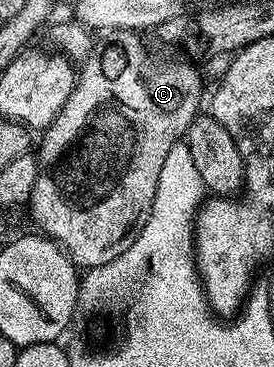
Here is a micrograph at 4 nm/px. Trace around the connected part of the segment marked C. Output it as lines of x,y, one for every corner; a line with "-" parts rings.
119,31
112,36
113,39
105,48
94,50
88,59
80,64
79,74
76,76
71,97
63,105
63,109
51,121
51,125
44,128
41,139
41,151
39,150
39,167
35,189
31,189
31,197
27,204
29,215
38,232
55,240
69,255
69,258
77,264
78,268
88,269
107,265
107,261
115,261
119,253
123,253
139,237
143,225
147,225
147,217
151,213
151,205
155,201
155,189
159,186
159,173
163,170
163,161
167,158
167,152
171,145
182,142
186,138
186,131
192,125
194,119
202,110
201,107
201,75
196,71
194,64
185,63
160,63
149,56
145,48
142,36
135,31

